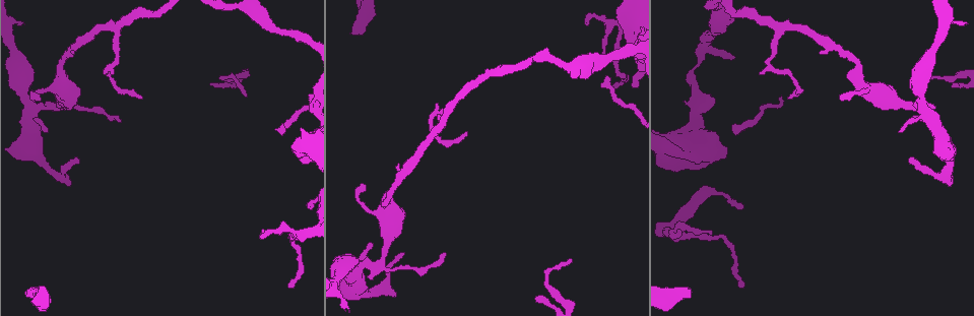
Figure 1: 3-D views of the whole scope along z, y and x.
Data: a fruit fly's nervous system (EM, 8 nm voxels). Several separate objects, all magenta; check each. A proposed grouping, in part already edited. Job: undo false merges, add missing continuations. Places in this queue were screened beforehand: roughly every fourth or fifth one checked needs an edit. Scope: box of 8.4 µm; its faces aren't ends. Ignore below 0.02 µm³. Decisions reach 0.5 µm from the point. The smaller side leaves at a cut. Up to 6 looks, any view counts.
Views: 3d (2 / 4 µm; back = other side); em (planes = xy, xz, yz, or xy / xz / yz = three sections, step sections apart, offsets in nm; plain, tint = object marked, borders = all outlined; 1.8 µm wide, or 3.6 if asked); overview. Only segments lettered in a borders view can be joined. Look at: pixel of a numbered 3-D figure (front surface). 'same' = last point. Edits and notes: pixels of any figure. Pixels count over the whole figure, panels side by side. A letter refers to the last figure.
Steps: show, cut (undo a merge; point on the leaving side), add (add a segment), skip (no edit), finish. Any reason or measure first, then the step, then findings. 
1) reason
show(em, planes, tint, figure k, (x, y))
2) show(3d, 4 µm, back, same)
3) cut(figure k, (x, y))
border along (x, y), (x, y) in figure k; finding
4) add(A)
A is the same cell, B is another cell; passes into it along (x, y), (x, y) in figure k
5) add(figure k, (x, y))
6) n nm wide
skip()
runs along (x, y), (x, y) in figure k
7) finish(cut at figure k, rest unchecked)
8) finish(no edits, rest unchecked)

show(em, planes, borders, figure 1, (712, 232))

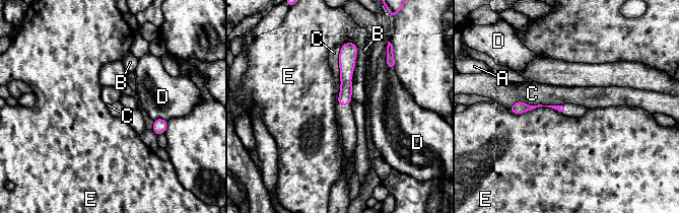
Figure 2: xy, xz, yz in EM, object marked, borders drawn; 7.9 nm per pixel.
C touches over 440 nm
skip()
A, B, C, D and E are other cells; runs along (345, 46), (345, 97), (342, 102) in figure 2; no lettered segment goes on from it

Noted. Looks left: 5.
end of a long branch
show(3d, 2 µm, back, figure 1, (691, 291))

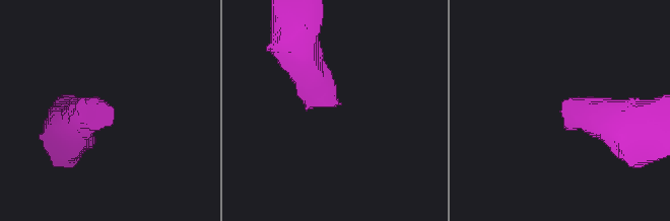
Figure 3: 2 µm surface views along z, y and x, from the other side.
now the EM
show(em, xz, step 16, tint, figure 3, (566, 107))

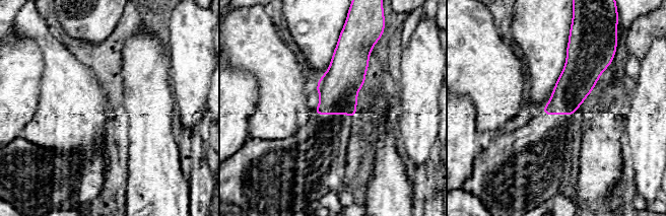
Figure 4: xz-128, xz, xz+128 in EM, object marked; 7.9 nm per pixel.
show(em, planes, borders, same)

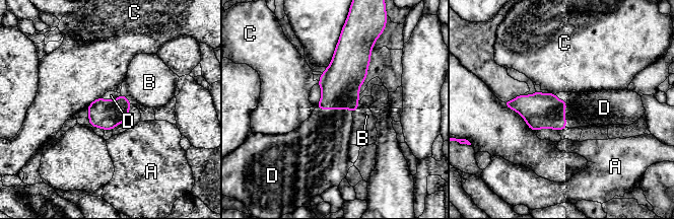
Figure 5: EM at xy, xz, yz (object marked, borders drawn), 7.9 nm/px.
220 nm wide
add(D)
D is the same cell, A, B and C are other cells; the cell continues

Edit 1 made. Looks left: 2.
see it whole again
show(overview)

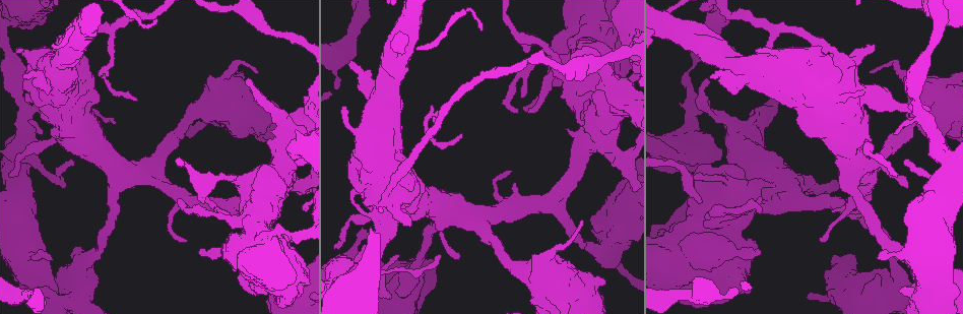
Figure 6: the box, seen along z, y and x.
a narrow waist
show(em, 3.6 µm, planes, borders, figure 6, (55, 143))

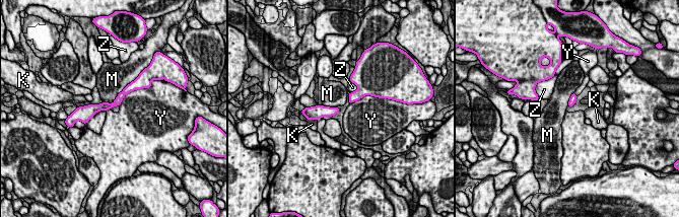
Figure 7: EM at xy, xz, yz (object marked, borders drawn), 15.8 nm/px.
100 nm wide
skip()
K, M, Y and Z are other cells; border along (134, 79), (112, 102), (103, 102) in figure 7; all the same cell

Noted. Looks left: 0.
finish(add at figure 5, rest unchecked)

